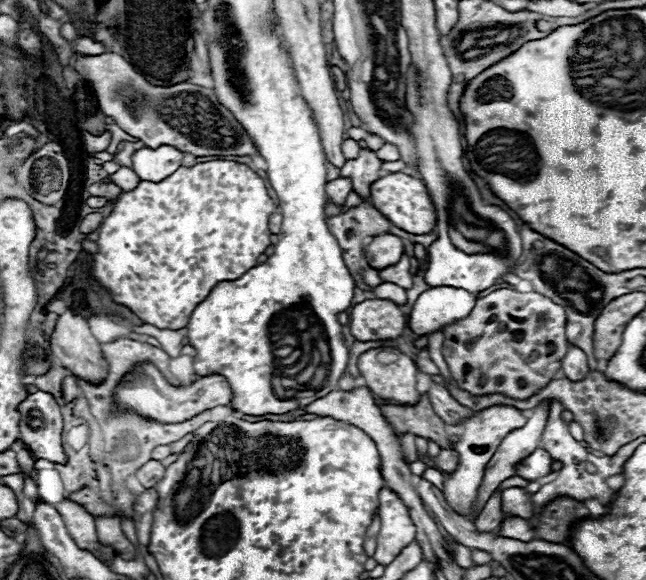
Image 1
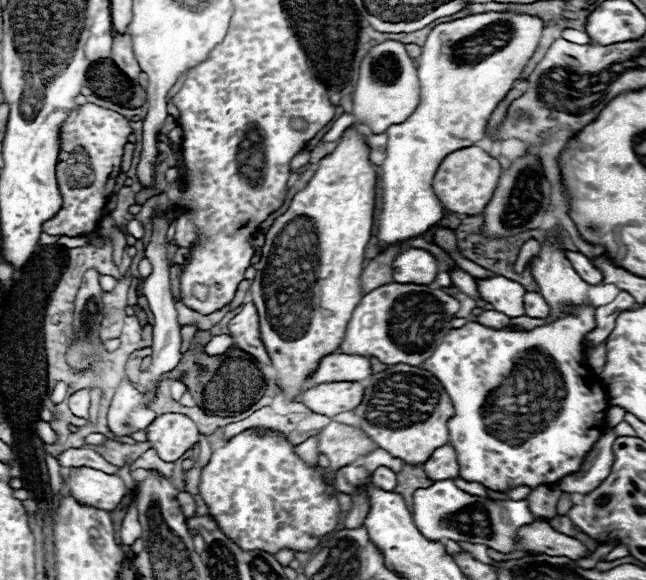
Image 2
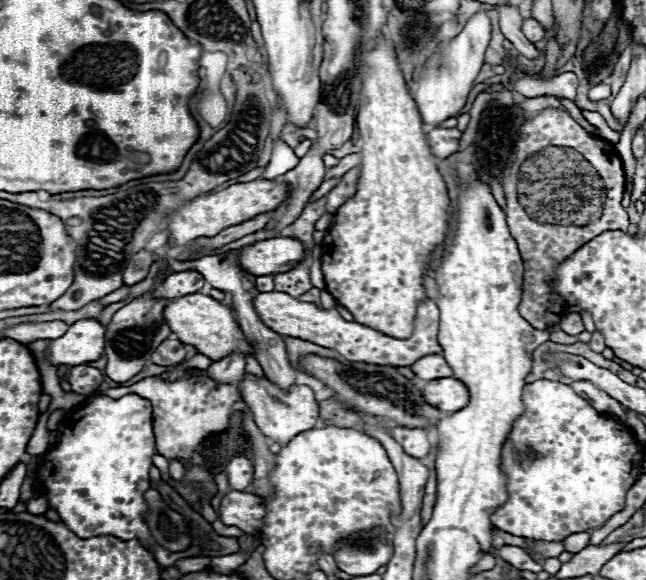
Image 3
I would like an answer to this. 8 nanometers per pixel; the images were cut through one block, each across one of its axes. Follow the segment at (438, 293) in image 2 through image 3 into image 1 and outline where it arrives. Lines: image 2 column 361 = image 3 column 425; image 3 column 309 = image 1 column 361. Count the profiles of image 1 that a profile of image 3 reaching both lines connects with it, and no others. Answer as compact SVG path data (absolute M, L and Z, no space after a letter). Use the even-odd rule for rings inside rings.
M364 300L350 310L350 332L356 340L396 340L406 330L406 316L392 300Z

